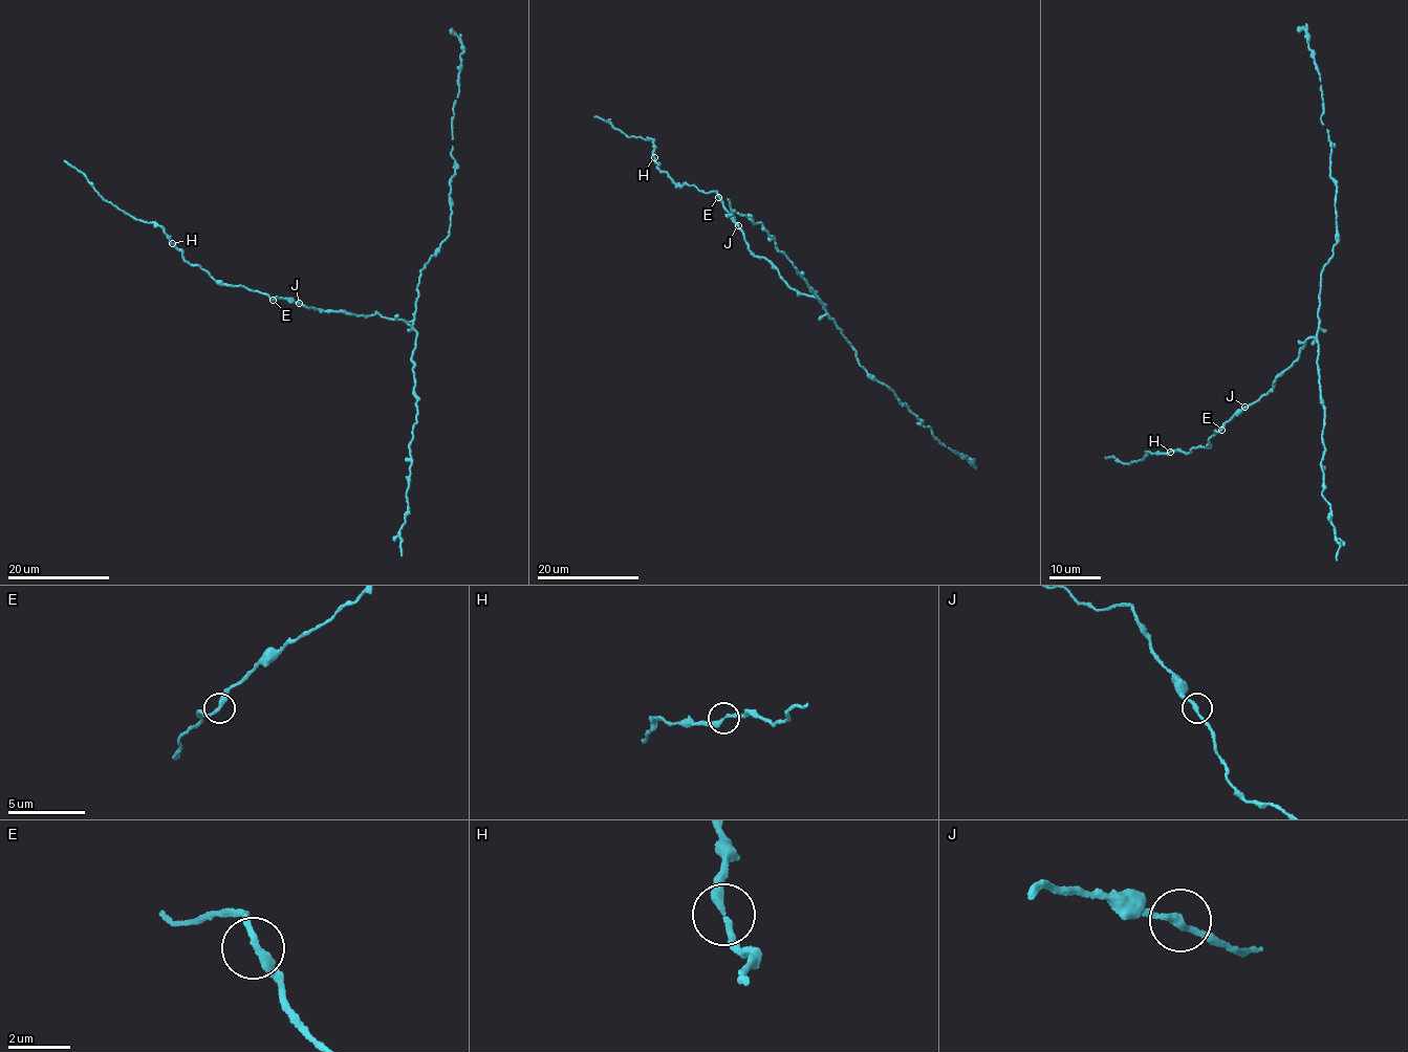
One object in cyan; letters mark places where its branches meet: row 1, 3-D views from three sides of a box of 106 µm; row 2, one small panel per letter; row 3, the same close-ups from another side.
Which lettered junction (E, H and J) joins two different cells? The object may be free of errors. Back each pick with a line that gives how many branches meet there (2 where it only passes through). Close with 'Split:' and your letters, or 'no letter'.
Split: no letter

